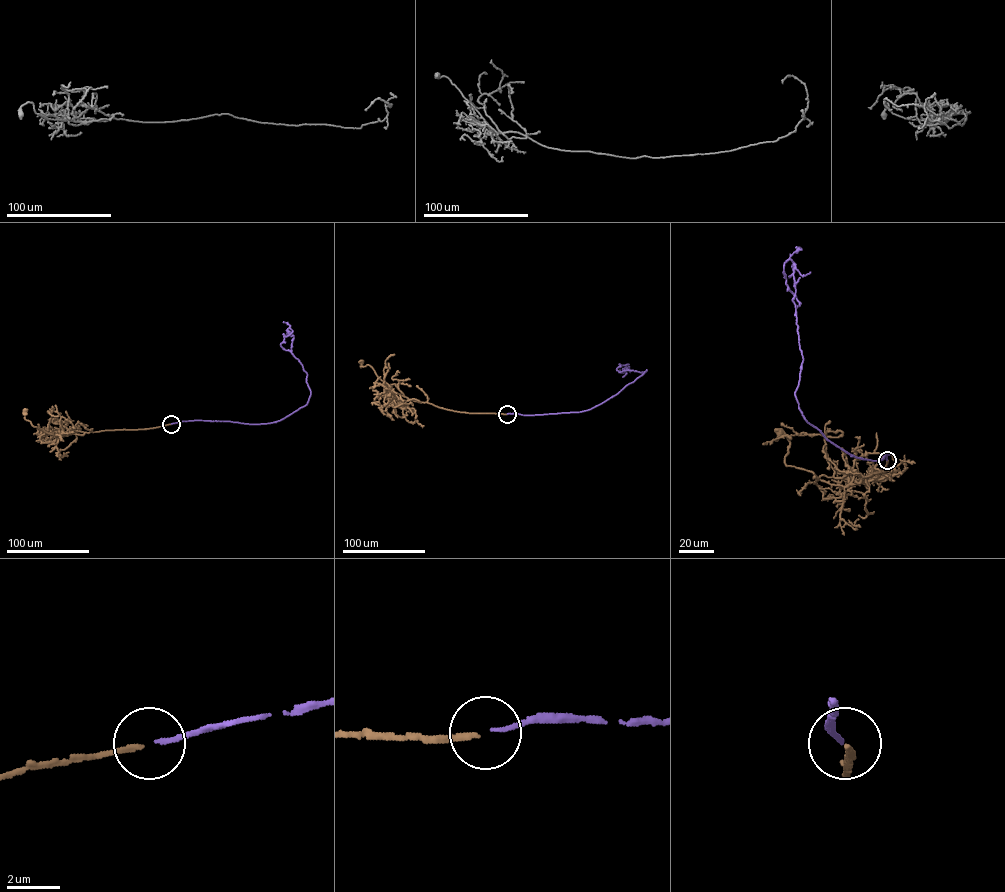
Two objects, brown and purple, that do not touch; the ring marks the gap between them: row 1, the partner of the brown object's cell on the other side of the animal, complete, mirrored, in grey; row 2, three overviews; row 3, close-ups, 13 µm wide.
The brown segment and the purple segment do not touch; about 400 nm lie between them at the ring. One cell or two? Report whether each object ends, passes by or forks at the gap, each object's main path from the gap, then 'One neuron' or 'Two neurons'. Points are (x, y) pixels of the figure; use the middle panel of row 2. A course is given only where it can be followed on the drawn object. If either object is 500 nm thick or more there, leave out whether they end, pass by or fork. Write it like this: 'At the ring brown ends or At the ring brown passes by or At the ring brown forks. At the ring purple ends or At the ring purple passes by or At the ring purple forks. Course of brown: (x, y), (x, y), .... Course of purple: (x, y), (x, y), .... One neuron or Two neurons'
At the ring brown ends. At the ring purple ends. Course of brown: (507, 414), (457, 412), (414, 399), (402, 405), (389, 385), (368, 365), (361, 367), (361, 362). Course of purple: (507, 414), (589, 409), (646, 369), (643, 374), (619, 372), (620, 365), (628, 364), (622, 377). One neuron

